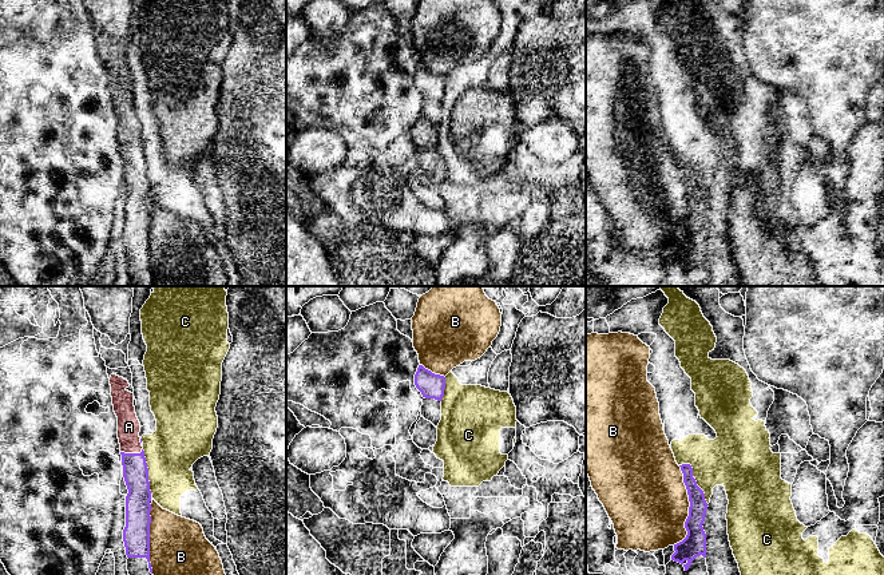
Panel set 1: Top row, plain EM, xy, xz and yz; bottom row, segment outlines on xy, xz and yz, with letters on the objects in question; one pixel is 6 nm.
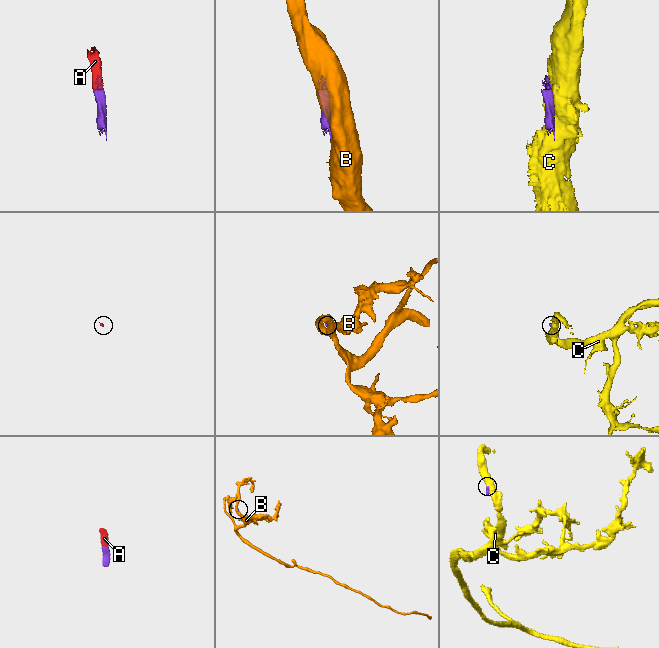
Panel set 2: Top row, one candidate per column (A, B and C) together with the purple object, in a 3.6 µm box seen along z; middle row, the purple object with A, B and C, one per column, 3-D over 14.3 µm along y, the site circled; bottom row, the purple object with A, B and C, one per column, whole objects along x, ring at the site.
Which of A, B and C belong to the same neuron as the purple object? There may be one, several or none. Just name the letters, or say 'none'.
A

